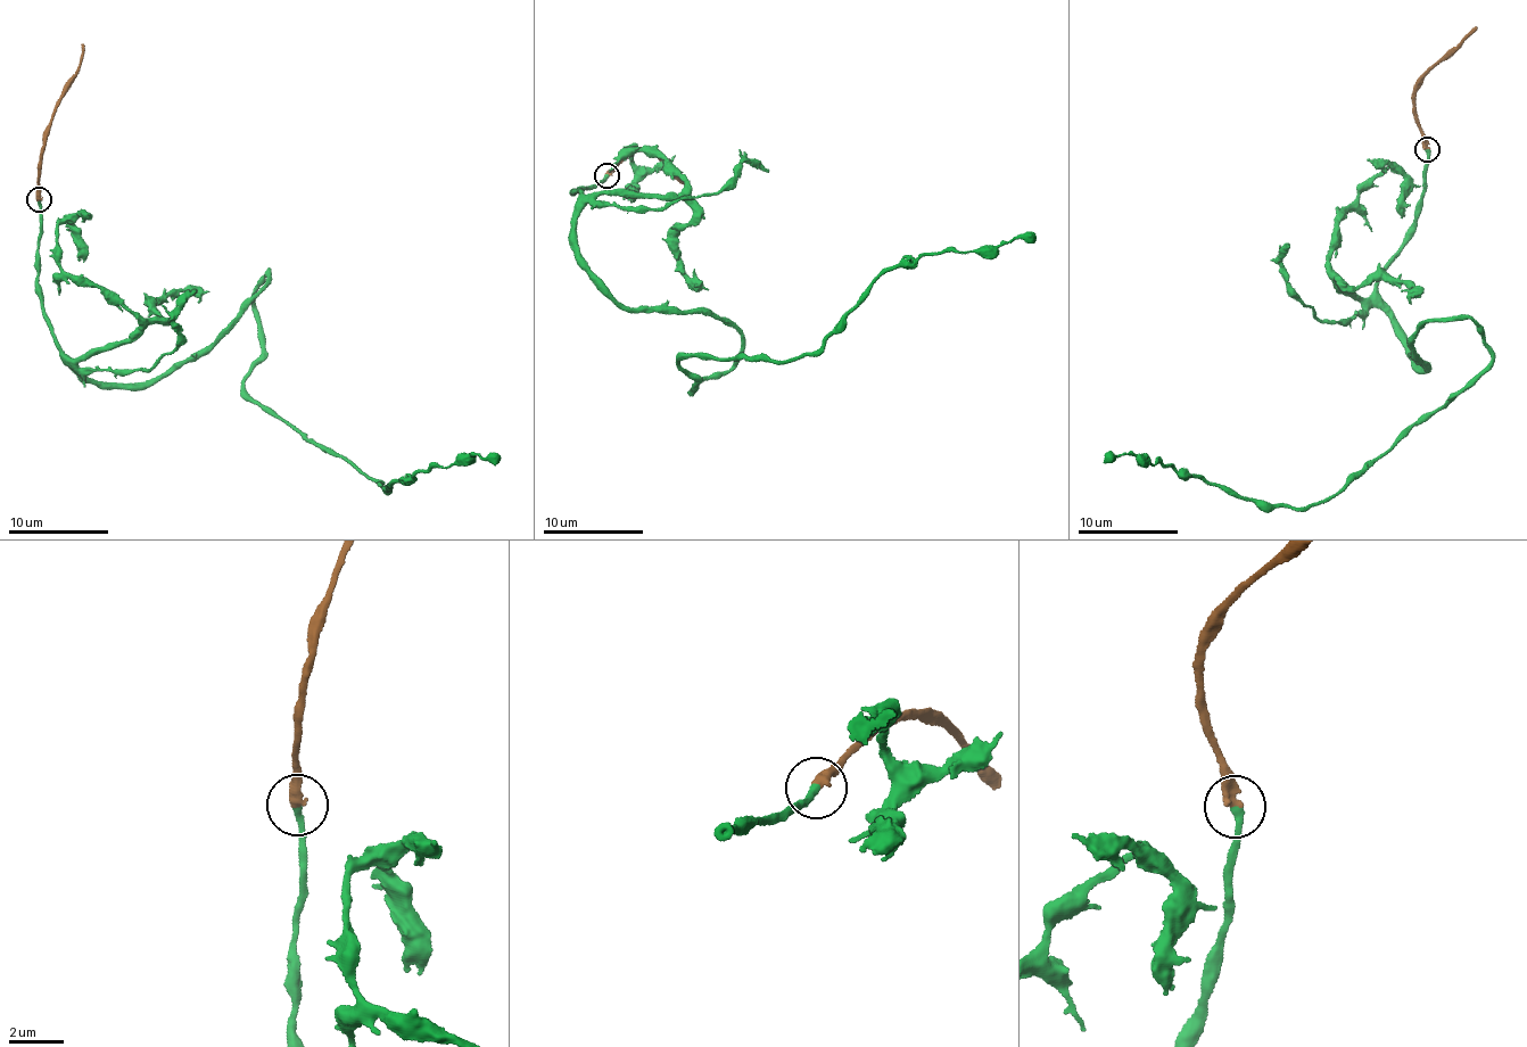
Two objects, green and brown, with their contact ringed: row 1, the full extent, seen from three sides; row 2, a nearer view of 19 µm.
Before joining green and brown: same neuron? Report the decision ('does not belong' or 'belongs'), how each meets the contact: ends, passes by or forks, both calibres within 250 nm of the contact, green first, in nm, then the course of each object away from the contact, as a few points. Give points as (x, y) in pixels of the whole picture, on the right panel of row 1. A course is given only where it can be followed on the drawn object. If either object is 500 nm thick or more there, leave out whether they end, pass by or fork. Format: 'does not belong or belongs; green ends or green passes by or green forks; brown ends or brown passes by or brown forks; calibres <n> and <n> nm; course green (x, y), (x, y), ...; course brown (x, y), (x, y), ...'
belongs; green ends; brown ends; calibres 280 and 360 nm; course green (1426, 148), (1377, 294), (1421, 372), (1430, 320), (1468, 319), (1492, 364), (1296, 508), (1104, 456); course brown (1426, 148), (1413, 112), (1416, 84), (1477, 26)

